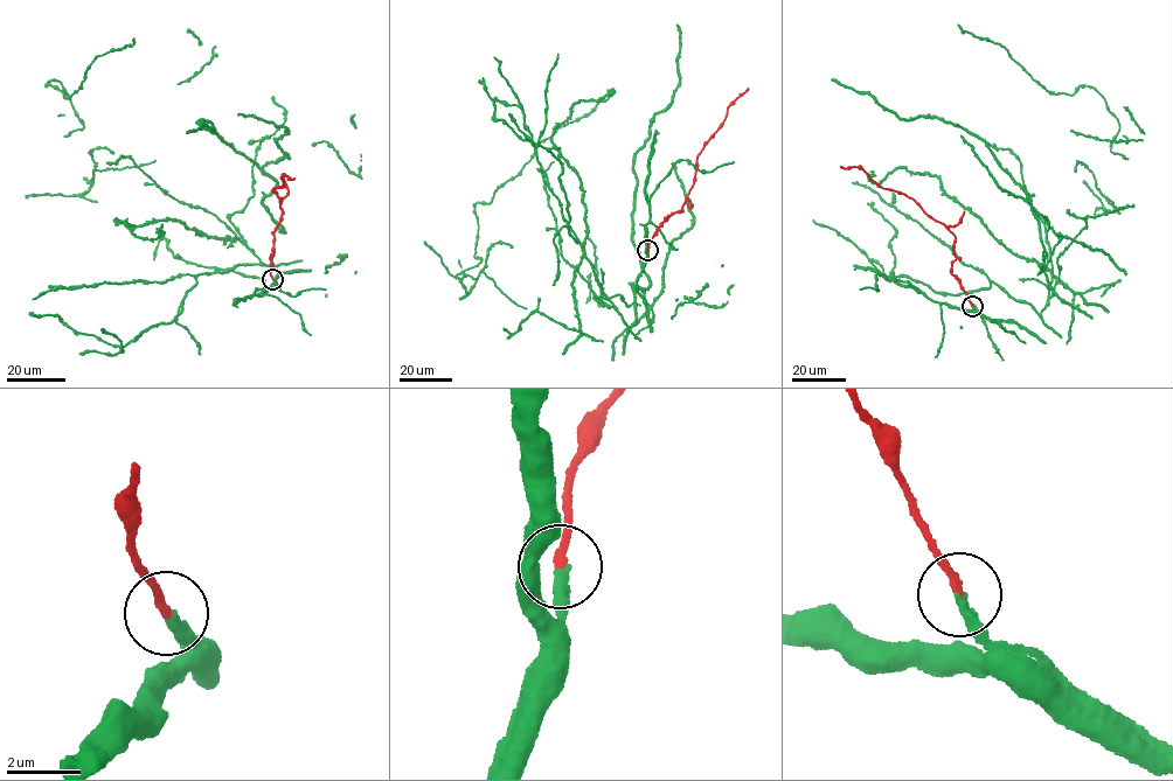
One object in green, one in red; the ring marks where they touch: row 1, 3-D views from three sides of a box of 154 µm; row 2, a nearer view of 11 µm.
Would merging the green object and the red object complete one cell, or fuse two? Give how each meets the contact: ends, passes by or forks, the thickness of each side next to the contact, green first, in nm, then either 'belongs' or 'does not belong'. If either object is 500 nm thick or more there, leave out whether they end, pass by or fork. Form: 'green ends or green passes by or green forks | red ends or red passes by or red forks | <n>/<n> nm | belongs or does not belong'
green ends | red ends | 280/220 nm | belongs

